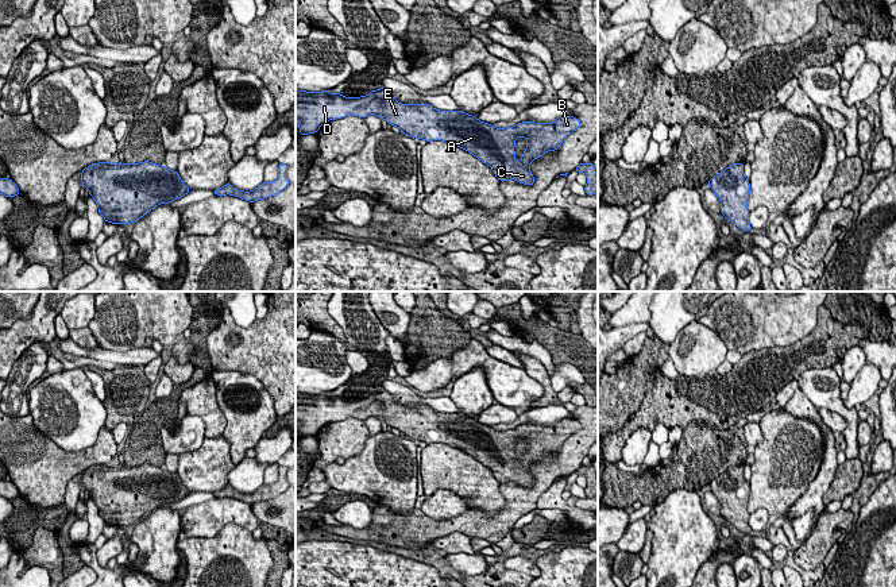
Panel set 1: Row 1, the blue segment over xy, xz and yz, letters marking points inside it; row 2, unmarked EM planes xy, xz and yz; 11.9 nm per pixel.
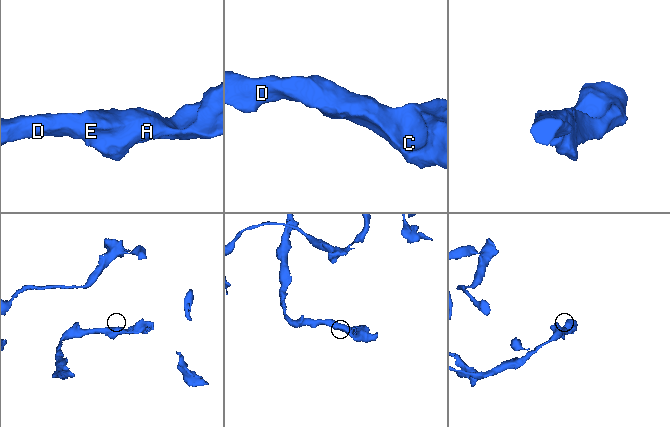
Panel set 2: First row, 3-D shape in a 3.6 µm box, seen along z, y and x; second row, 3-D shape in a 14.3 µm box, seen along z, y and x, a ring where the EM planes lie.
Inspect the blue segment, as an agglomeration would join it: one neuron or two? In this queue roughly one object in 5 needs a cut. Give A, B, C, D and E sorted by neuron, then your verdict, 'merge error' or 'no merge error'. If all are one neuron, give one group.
A B C D E | no merge error

